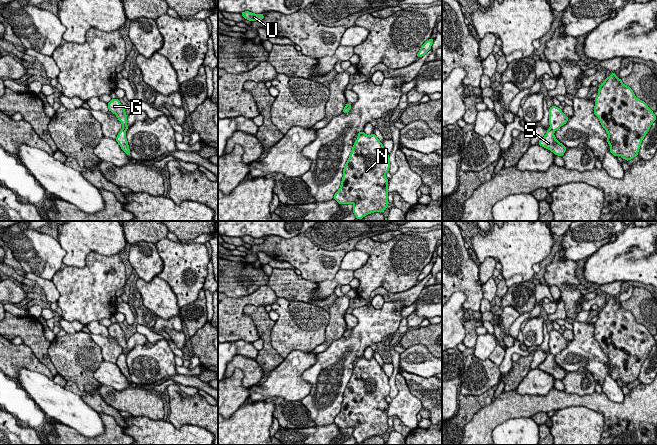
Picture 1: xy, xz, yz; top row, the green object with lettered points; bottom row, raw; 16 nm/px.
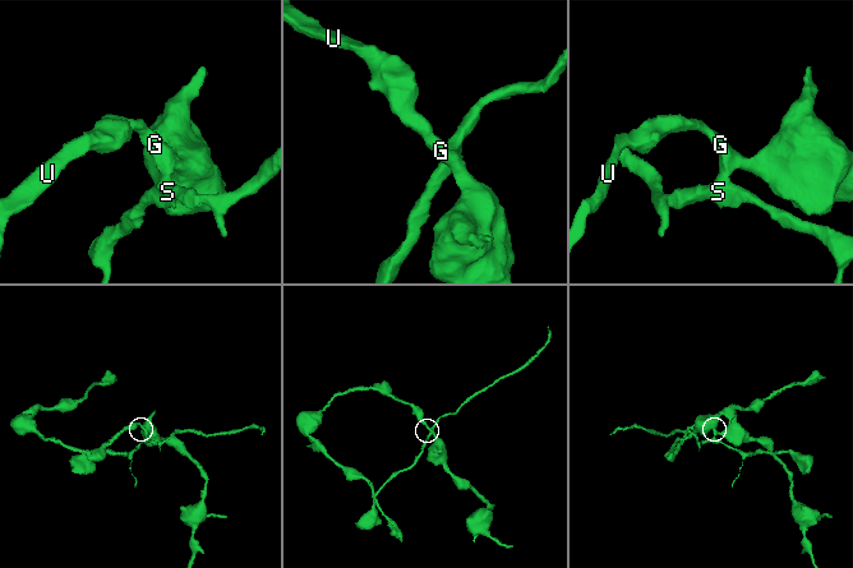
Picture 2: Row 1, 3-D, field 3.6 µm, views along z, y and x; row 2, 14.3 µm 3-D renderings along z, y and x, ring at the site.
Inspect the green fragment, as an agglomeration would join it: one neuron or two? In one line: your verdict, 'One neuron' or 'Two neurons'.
Two neurons

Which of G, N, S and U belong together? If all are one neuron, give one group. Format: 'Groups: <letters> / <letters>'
Groups: G N U / S

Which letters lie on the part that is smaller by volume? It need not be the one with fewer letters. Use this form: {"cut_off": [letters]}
{"cut_off": ["S"]}

